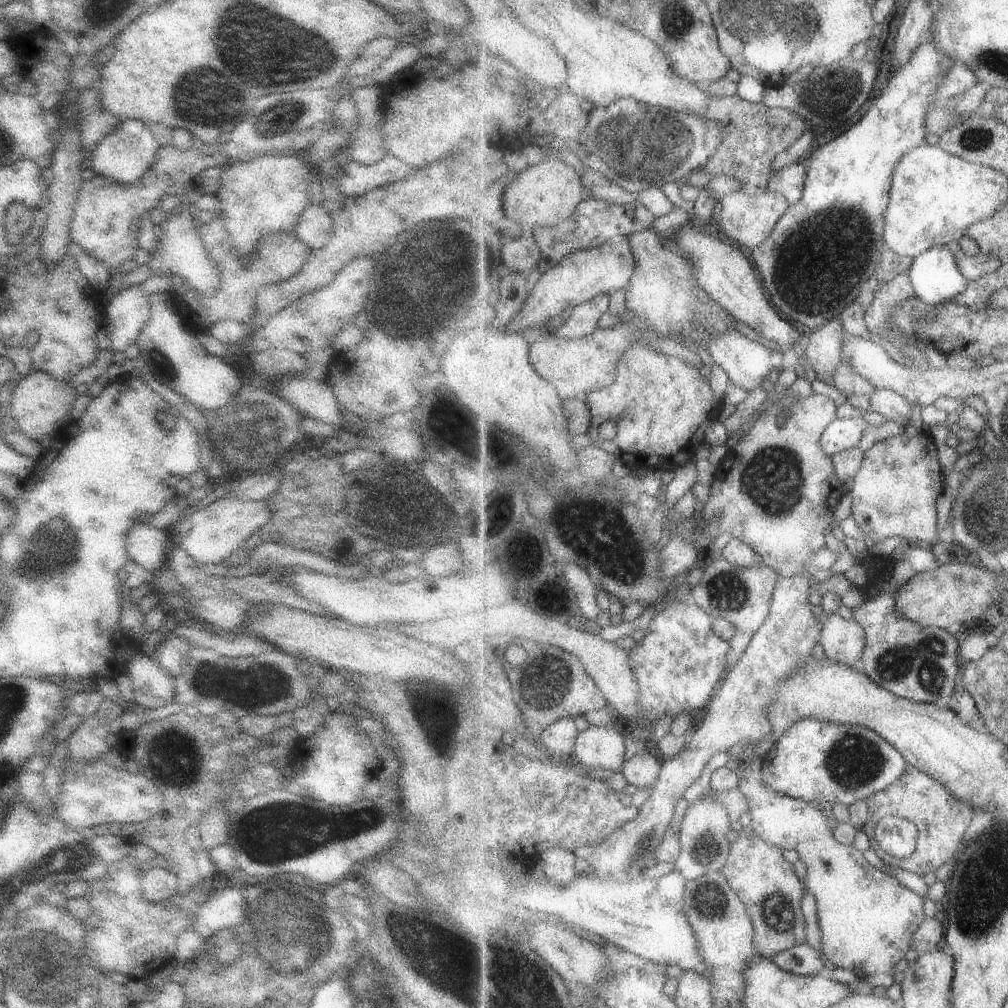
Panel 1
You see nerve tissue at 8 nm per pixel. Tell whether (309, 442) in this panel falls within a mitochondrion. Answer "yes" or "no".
no

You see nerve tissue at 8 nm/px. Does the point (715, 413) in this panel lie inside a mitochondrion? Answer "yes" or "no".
no

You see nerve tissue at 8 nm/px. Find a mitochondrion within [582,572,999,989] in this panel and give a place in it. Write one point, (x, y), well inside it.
(922, 662)

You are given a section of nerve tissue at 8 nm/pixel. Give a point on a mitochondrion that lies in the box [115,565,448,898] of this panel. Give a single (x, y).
(265, 835)

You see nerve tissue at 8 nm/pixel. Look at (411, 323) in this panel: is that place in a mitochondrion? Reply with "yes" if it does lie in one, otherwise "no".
yes

